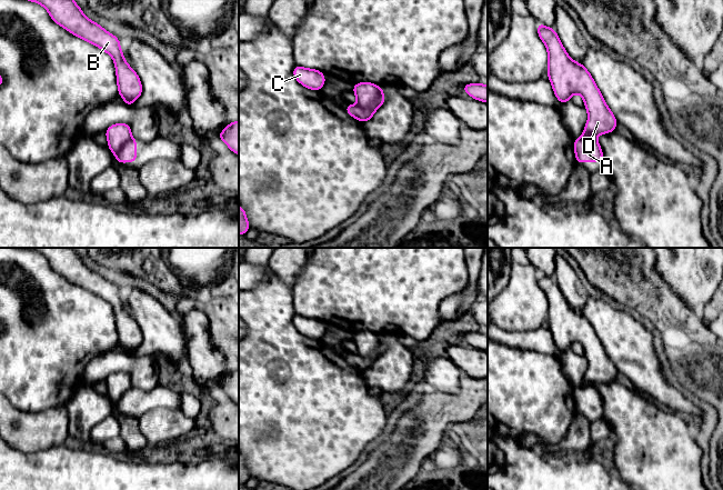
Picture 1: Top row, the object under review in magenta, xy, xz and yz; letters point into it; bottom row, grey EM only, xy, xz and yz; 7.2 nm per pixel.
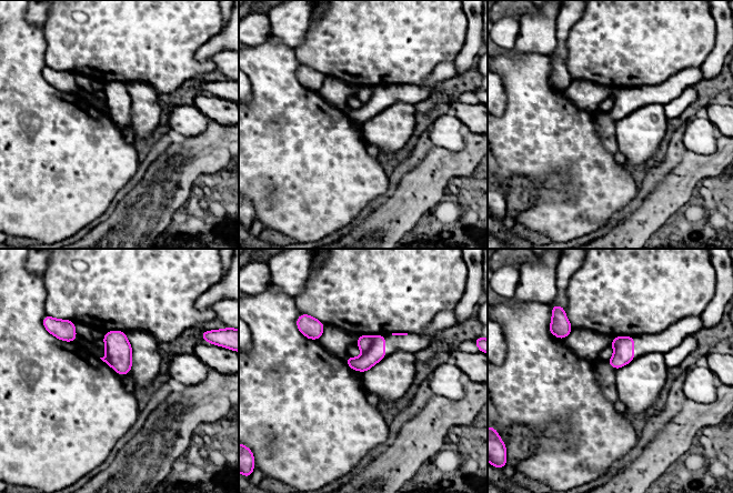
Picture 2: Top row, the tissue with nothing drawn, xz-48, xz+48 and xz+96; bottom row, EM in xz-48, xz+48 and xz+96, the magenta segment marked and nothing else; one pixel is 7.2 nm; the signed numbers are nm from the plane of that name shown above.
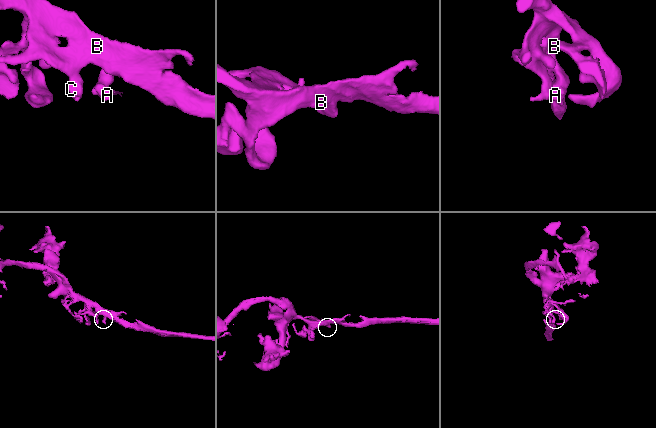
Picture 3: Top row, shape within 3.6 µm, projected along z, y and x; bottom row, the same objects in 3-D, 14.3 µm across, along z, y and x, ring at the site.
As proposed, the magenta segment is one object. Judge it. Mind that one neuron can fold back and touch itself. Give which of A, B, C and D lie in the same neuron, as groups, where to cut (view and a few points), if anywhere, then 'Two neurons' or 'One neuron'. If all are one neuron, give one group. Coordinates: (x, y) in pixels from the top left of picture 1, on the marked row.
Groups: A / B C D. Split along xz (358, 104), (370, 110), (368, 120). Two neurons

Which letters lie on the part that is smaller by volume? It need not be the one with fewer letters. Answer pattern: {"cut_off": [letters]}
{"cut_off": ["A"]}

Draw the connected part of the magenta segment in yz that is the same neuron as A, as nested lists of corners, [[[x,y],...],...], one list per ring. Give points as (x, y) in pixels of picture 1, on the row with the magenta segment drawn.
[[[595,138],[574,139],[575,162],[603,162],[603,152]]]

